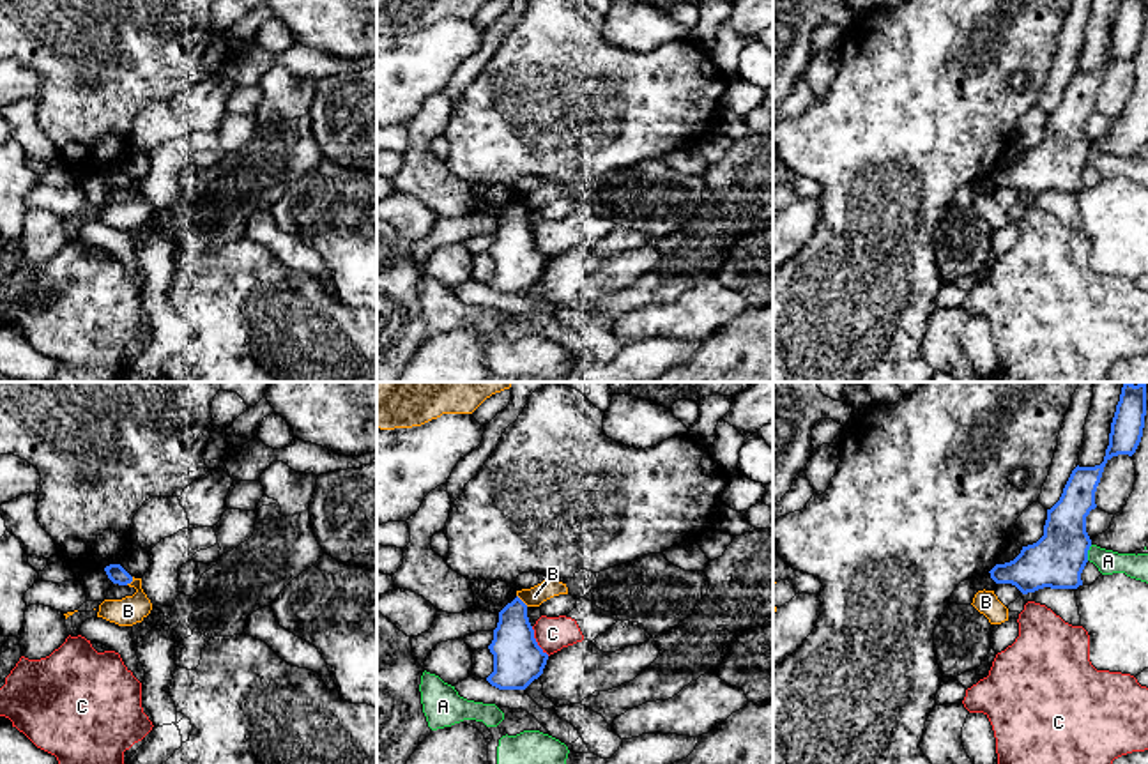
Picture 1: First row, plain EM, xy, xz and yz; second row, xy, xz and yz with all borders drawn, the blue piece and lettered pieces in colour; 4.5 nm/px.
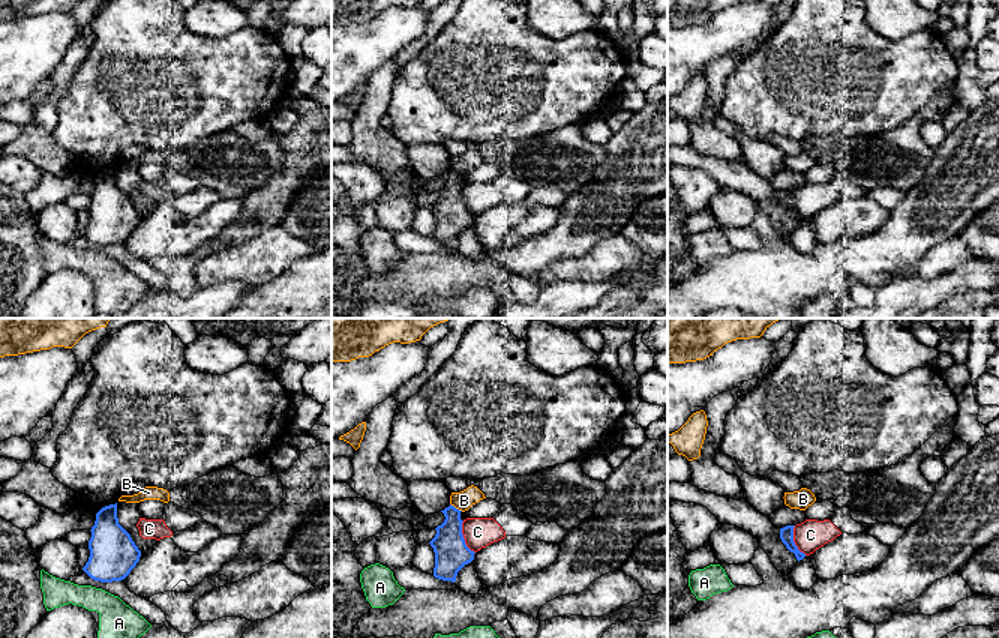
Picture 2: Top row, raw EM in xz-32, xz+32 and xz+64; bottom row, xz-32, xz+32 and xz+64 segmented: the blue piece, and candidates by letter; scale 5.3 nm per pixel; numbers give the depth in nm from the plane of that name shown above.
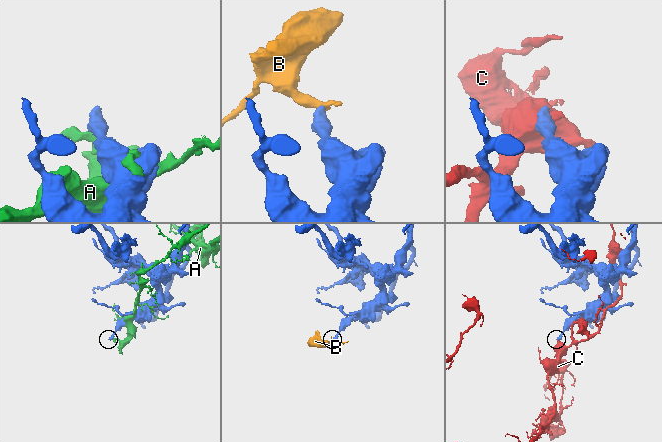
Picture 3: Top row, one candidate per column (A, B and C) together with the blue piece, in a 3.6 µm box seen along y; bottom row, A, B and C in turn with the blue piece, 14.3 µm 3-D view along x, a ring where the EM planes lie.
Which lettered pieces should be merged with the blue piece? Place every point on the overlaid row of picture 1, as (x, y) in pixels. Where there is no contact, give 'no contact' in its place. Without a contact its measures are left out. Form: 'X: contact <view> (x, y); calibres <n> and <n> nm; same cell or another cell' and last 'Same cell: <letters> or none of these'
A: contact yz (1086, 552); calibres 240 and 110 nm; another cell
B: contact xz (520, 600); calibres 220 and 90 nm; another cell
C: contact xz (535, 641); calibres 220 and 160 nm; another cell
Same cell: none of these

